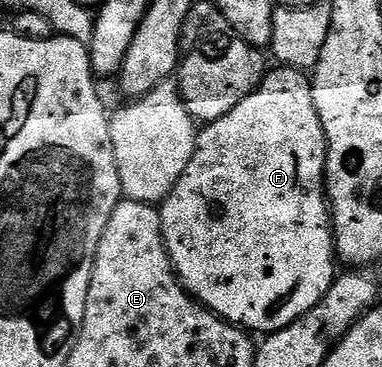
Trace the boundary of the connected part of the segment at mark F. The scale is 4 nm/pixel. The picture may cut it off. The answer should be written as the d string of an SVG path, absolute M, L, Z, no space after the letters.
M283 65L275 69L277 71L269 70L256 91L246 96L233 111L226 113L226 117L215 119L197 134L196 148L190 165L186 165L182 177L158 207L160 231L164 234L164 244L176 269L176 278L183 283L192 298L197 299L204 307L210 308L219 319L233 323L236 327L243 327L249 333L271 333L286 329L286 325L310 313L310 309L314 309L314 305L318 305L318 301L326 297L333 281L338 278L336 237L332 234L332 213L328 193L324 189L328 142L322 129L322 121L318 117L318 109L314 105L312 85L305 72Z

